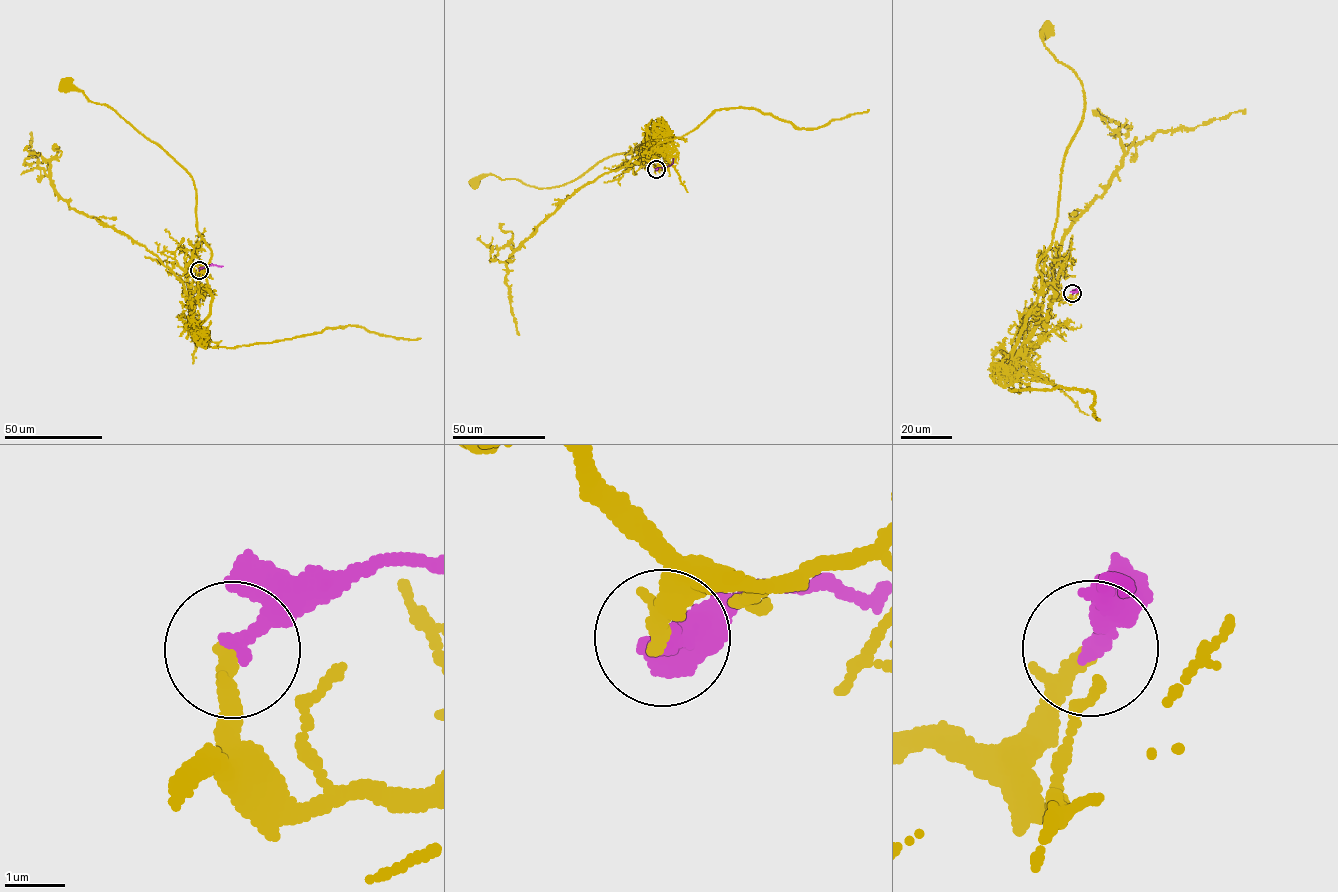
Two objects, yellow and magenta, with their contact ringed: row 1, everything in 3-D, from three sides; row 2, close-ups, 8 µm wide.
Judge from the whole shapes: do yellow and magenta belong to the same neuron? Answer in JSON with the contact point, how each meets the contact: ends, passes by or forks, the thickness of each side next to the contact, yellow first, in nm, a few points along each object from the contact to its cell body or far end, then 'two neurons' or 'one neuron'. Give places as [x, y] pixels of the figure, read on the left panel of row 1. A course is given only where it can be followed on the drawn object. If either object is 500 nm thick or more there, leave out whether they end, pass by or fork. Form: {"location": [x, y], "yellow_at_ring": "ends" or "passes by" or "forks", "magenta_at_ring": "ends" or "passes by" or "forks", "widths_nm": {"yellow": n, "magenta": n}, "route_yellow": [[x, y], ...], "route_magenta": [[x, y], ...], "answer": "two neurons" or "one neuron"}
{"location": [199, 270], "yellow_at_ring": "ends", "magenta_at_ring": "ends", "widths_nm": {"yellow": 280, "magenta": 300}, "route_yellow": [[199, 270], [187, 274], [192, 264], [205, 269], [211, 249], [198, 231], [190, 174], [112, 108], [65, 83]], "route_magenta": [[199, 270], [212, 265], [223, 266]], "answer": "two neurons"}

